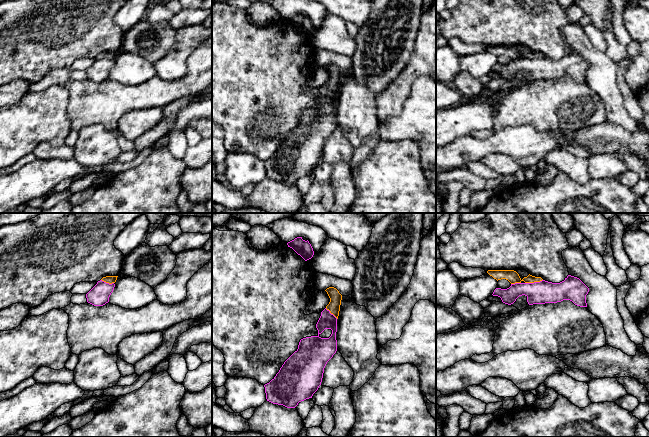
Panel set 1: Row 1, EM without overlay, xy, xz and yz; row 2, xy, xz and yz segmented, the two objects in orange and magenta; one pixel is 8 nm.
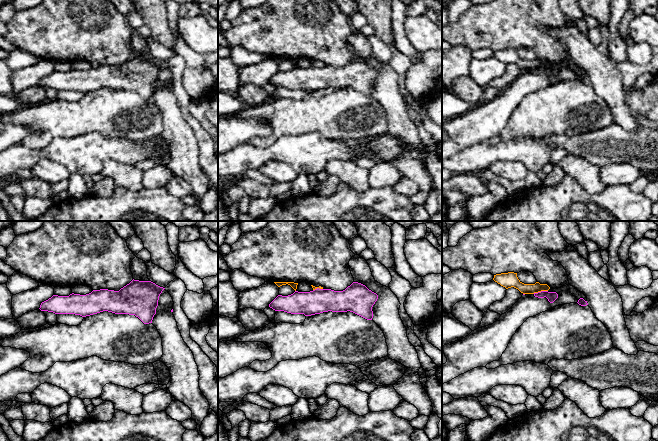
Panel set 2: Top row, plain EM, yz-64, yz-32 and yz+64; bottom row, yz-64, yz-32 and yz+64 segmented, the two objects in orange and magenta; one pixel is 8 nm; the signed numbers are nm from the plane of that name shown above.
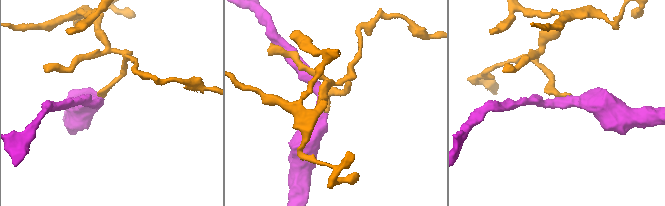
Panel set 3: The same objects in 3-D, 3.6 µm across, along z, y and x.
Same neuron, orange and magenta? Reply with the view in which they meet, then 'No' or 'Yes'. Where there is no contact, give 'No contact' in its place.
Touches orange in yz. No

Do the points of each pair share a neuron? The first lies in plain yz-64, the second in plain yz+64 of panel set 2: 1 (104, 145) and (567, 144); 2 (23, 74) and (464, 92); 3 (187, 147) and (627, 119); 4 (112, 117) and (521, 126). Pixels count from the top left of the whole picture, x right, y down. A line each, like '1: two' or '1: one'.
1: two
2: two
3: one
4: one

